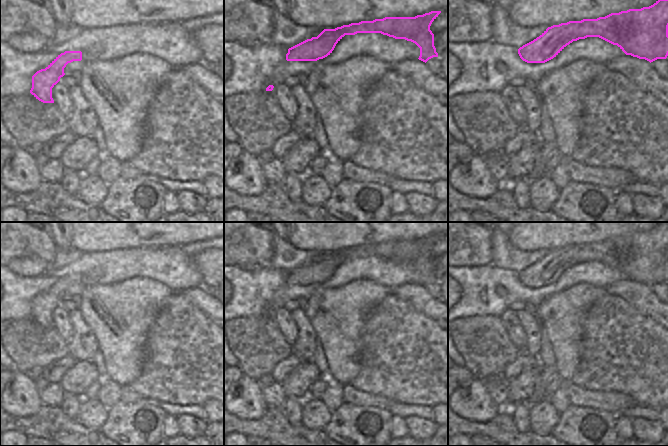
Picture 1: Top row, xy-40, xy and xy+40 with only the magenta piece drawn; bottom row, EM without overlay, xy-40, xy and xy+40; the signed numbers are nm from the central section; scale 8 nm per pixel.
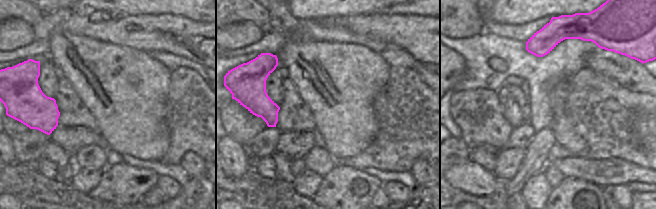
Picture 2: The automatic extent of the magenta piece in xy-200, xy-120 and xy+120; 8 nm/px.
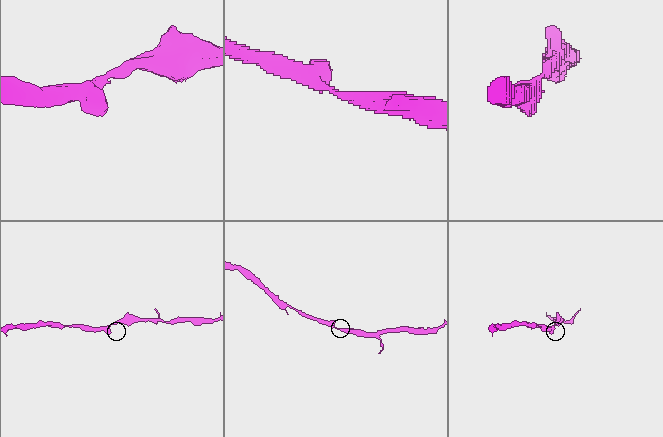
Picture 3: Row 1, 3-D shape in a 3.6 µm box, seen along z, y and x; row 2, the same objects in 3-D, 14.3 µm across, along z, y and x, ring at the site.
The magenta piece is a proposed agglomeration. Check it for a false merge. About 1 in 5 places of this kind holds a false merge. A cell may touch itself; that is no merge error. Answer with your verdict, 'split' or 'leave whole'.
leave whole

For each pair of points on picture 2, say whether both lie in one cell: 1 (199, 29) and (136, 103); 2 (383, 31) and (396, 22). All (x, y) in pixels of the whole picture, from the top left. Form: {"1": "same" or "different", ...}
{"1": "different", "2": "same"}

